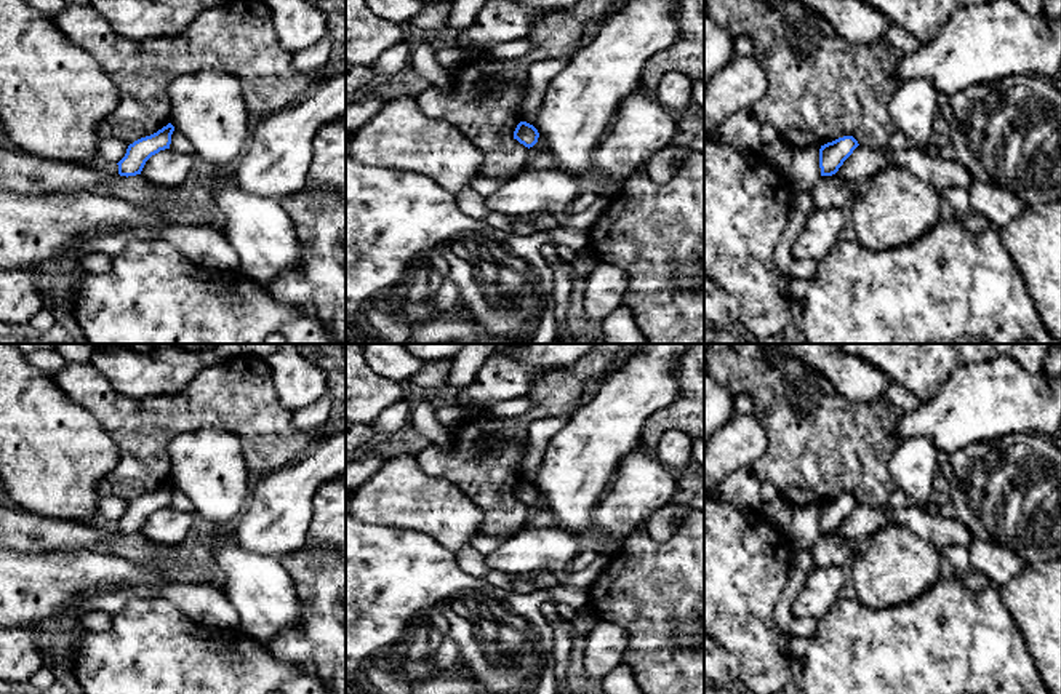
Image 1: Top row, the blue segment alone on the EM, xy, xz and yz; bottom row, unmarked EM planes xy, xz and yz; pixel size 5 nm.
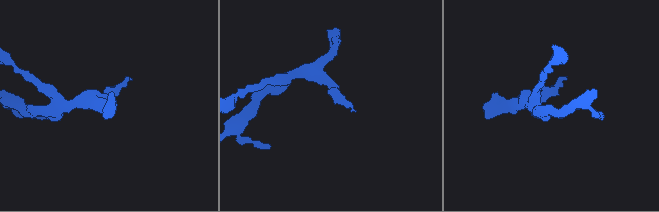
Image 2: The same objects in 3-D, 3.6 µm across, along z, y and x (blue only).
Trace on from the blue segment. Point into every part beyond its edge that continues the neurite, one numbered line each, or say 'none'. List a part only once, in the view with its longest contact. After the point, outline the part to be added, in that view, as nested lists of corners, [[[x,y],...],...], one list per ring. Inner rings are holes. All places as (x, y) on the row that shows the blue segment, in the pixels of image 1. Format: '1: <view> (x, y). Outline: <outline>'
none

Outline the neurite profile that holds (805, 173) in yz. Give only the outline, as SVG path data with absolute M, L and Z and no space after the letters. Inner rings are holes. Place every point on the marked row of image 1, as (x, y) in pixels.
M821 146L794 149L792 166L787 173L794 192L811 193L823 177L819 168L819 149Z

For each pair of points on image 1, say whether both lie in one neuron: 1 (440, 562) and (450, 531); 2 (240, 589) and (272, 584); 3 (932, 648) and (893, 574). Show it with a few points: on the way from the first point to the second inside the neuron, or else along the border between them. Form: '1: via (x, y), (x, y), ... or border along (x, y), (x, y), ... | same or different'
1: border along (412, 531), (431, 536), (453, 554) | different
2: via (248, 587), (264, 587) | same
3: border along (938, 579), (909, 602), (871, 610) | different

